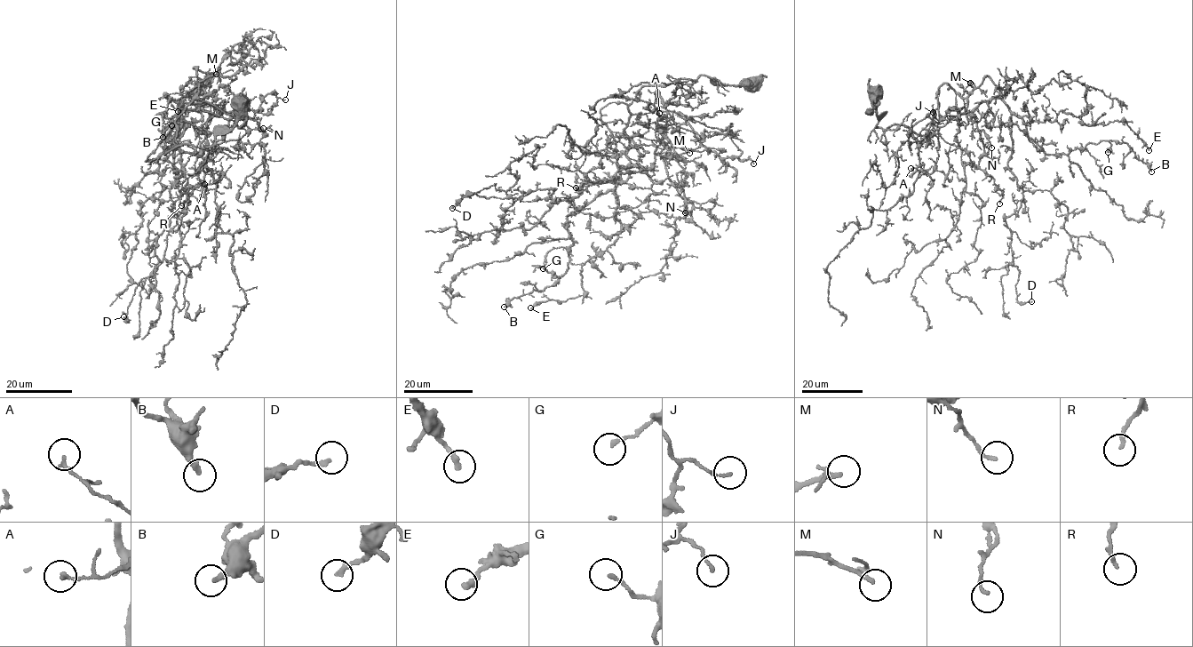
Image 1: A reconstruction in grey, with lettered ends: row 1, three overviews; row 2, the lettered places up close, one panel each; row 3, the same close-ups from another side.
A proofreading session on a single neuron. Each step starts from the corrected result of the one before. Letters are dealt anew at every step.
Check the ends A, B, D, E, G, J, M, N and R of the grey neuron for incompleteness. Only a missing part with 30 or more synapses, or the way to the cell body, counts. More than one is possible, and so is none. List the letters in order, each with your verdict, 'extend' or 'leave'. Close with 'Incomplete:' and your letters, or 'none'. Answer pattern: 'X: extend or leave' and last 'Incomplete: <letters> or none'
A: leave
B: extend
D: leave
E: leave
G: leave
J: leave
M: extend
N: leave
R: leave
Incomplete: B, M

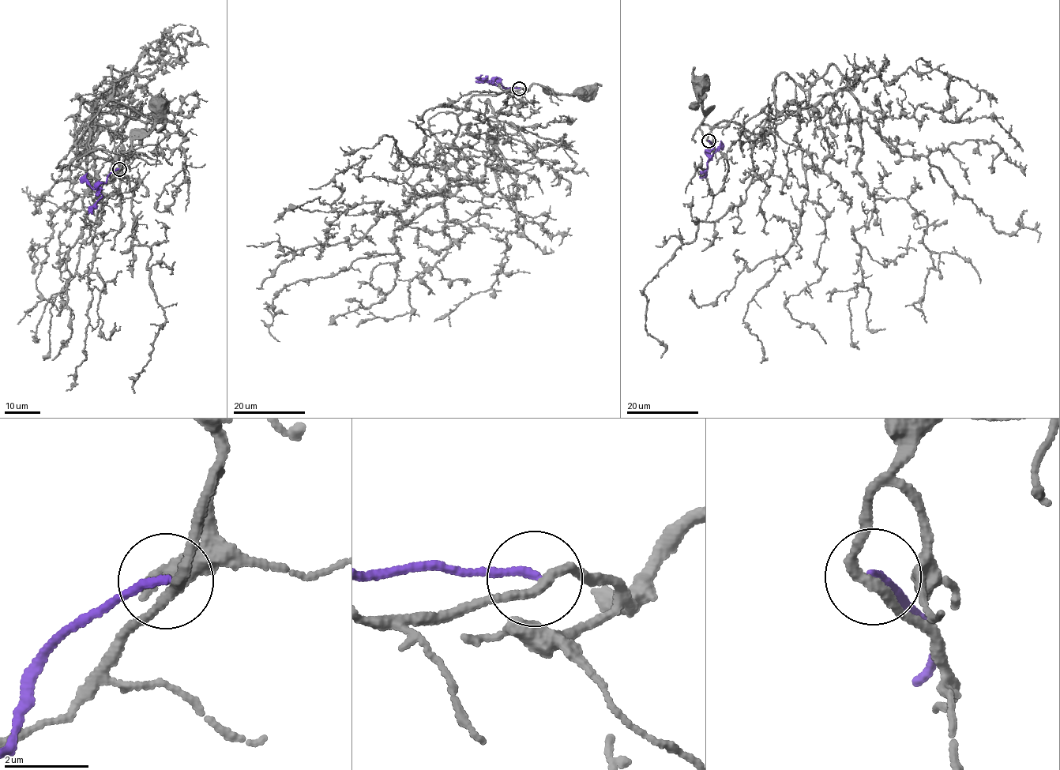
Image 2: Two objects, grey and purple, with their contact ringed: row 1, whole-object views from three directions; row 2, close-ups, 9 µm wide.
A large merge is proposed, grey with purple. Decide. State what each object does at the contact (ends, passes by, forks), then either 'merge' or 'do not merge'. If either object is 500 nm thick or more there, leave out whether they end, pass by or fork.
grey passes by; purple ends there; do not merge

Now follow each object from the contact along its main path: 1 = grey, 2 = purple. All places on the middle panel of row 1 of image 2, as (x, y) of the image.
1: (520, 88), (528, 91), (533, 84), (569, 95), (585, 92)
2: (520, 88), (504, 88), (498, 79), (496, 78), (493, 83), (481, 80), (483, 75)

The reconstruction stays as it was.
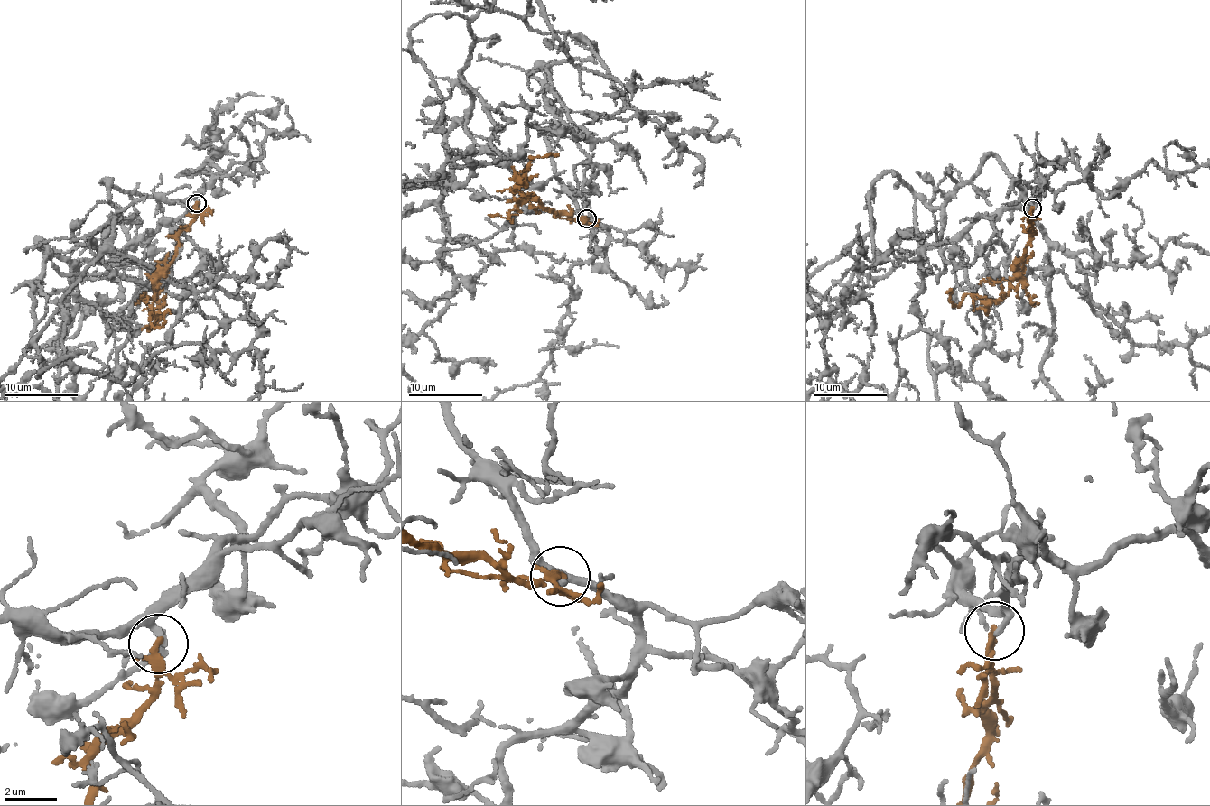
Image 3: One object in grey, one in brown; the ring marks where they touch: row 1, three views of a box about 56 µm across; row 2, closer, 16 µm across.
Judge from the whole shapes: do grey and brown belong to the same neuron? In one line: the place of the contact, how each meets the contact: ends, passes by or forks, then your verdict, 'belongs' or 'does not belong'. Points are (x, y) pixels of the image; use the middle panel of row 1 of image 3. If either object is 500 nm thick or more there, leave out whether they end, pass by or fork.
(587, 218) | grey ends | brown ends | does not belong

